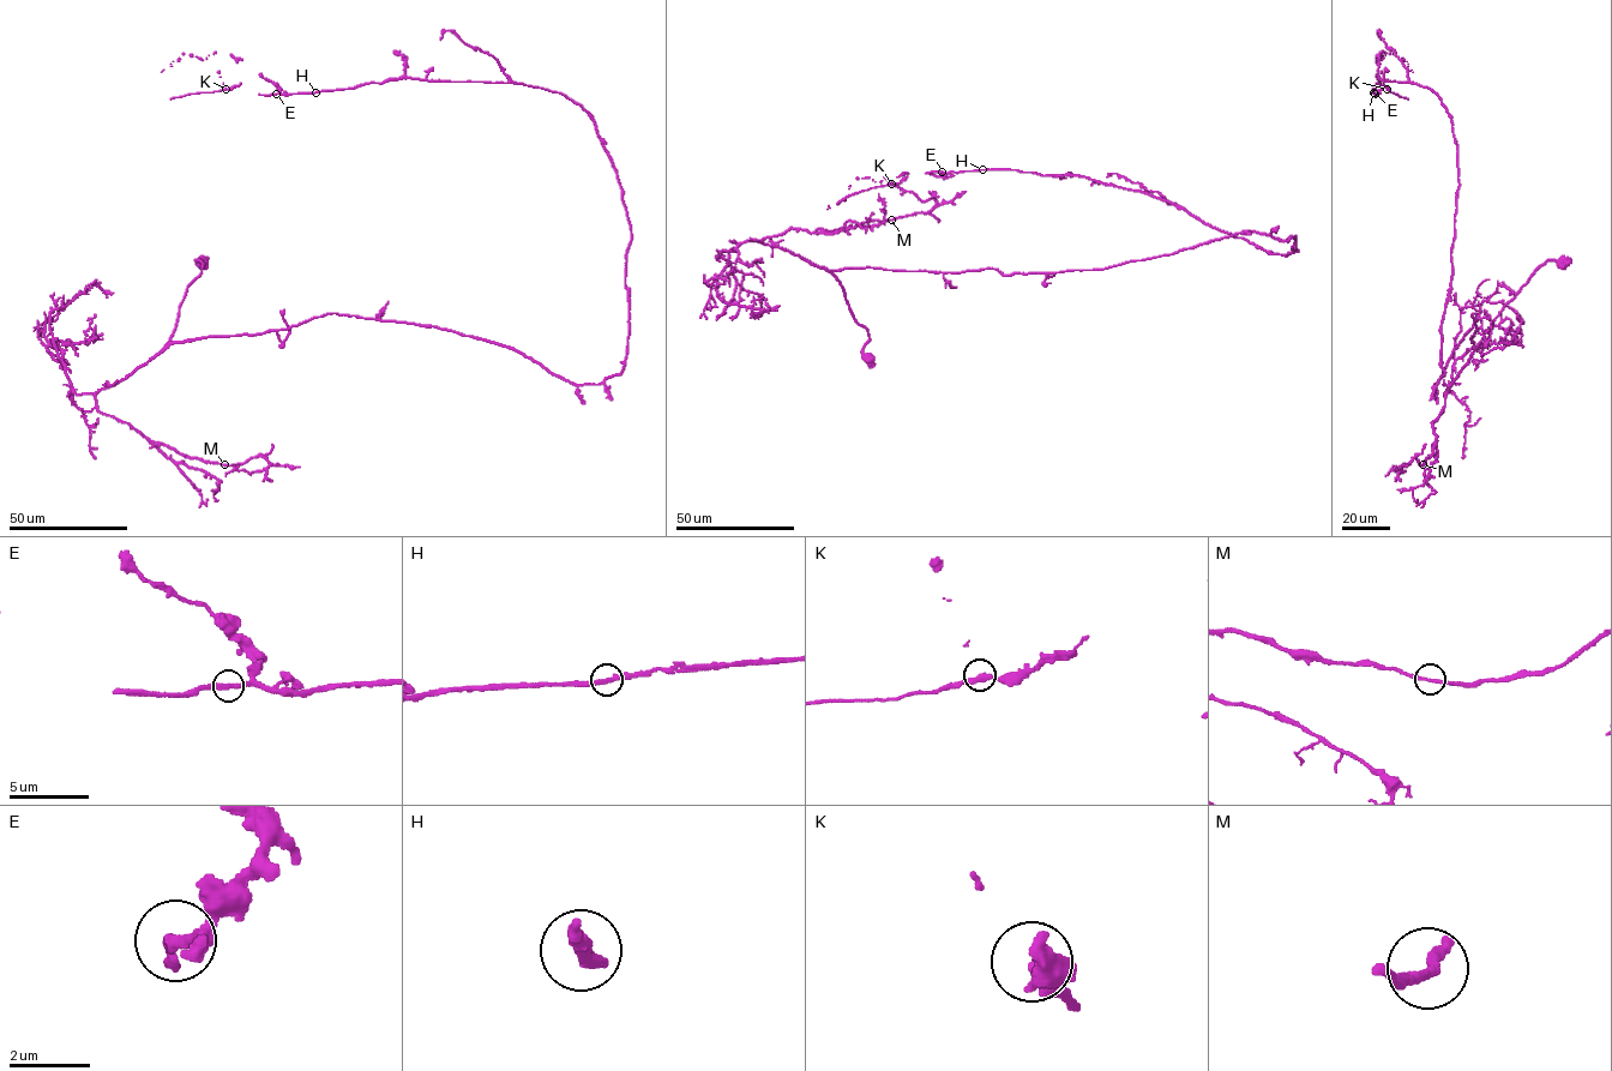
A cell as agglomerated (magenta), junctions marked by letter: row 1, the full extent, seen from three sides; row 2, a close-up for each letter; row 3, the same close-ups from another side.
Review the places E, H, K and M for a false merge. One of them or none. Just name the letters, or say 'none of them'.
none of them

